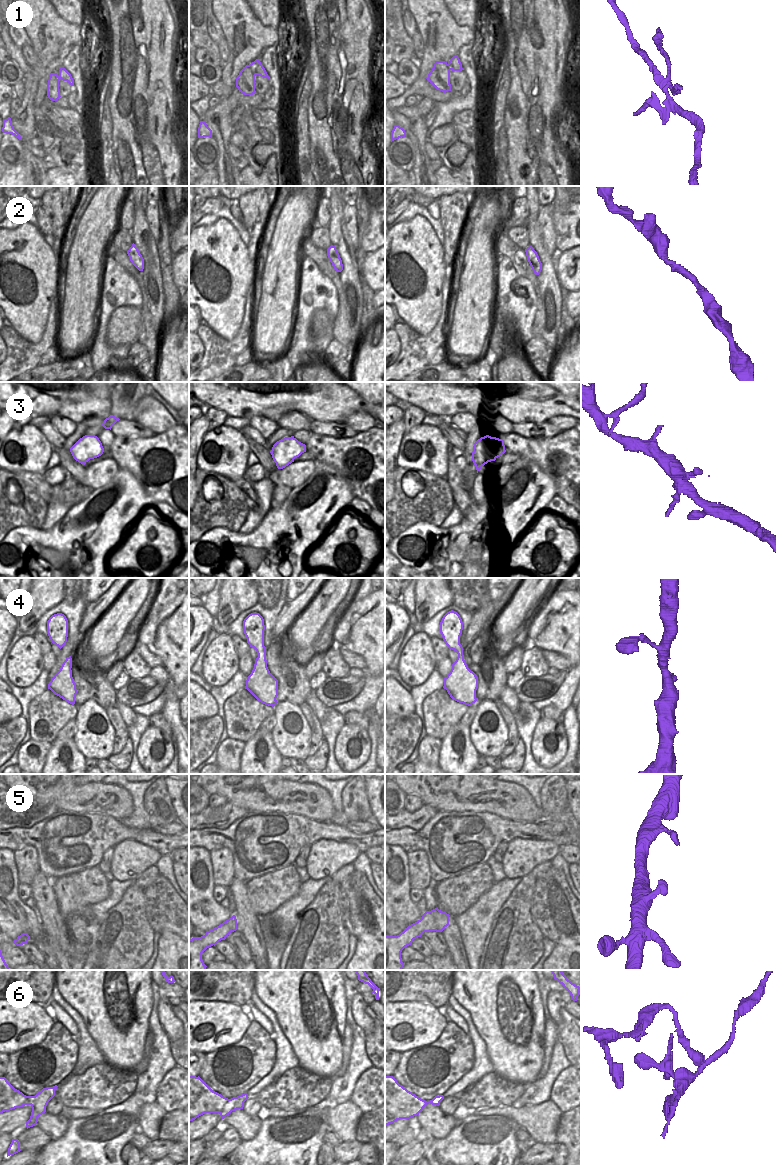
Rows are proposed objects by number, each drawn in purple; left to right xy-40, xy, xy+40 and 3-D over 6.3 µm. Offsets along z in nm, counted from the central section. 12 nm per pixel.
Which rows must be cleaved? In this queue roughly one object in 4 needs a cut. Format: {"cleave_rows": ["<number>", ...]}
{"cleave_rows": ["1", "6"]}

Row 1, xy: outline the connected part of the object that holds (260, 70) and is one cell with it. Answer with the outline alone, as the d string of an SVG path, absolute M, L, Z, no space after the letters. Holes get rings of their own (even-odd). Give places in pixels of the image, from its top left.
M256 59L254 62L252 62L249 65L246 65L246 66L253 66L255 68L255 71L256 71L257 75L259 75L263 78L270 79L267 72L266 72L266 70L265 70L265 68L261 64L260 59Z

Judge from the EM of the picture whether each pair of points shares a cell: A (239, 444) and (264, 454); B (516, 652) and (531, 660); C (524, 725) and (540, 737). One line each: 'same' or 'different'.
A: different
B: different
C: different

